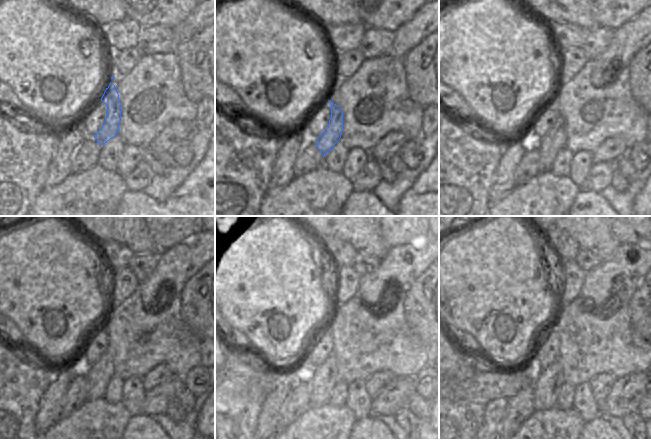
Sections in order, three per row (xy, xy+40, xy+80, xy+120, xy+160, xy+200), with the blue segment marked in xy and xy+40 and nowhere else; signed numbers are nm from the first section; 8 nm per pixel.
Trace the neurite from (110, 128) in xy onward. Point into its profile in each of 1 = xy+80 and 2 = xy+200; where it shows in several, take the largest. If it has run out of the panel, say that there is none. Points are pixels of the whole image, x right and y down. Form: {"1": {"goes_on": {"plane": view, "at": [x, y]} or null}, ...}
{"1": {"goes_on": {"plane": "xy+80", "at": [554, 140]}}, "2": {"goes_on": {"plane": "xy+200", "at": [545, 391]}}}

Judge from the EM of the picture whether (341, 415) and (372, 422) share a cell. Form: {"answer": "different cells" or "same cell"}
{"answer": "different cells"}

